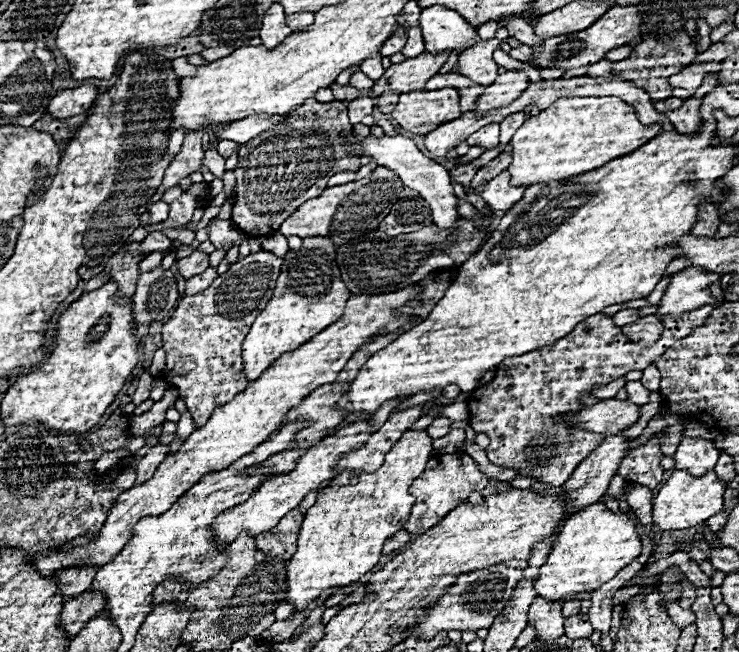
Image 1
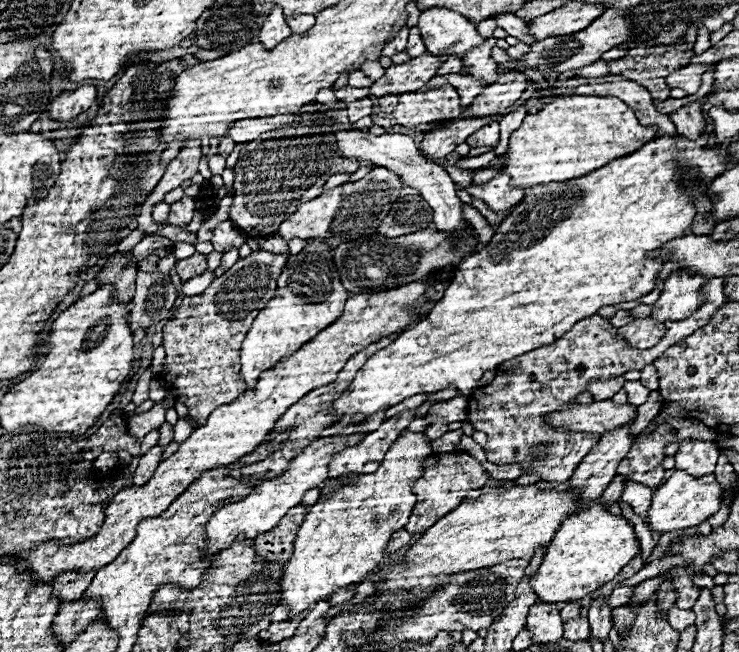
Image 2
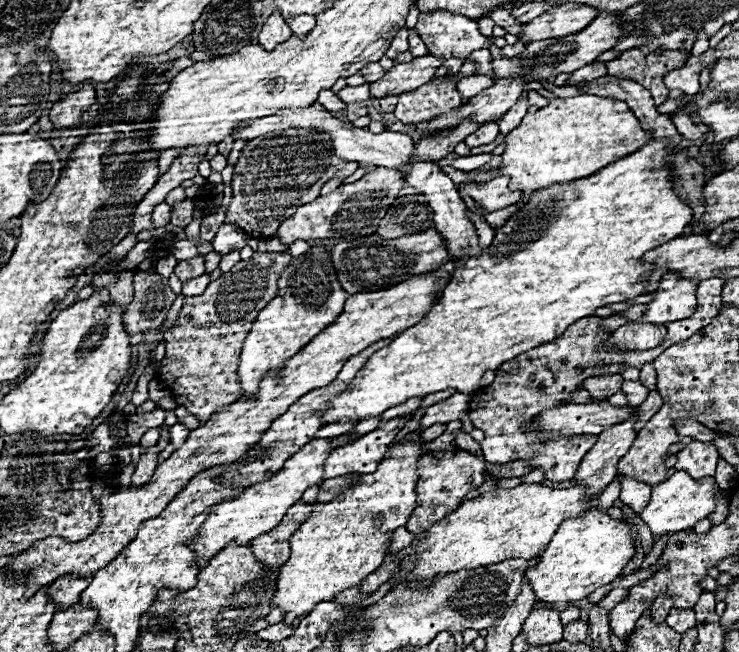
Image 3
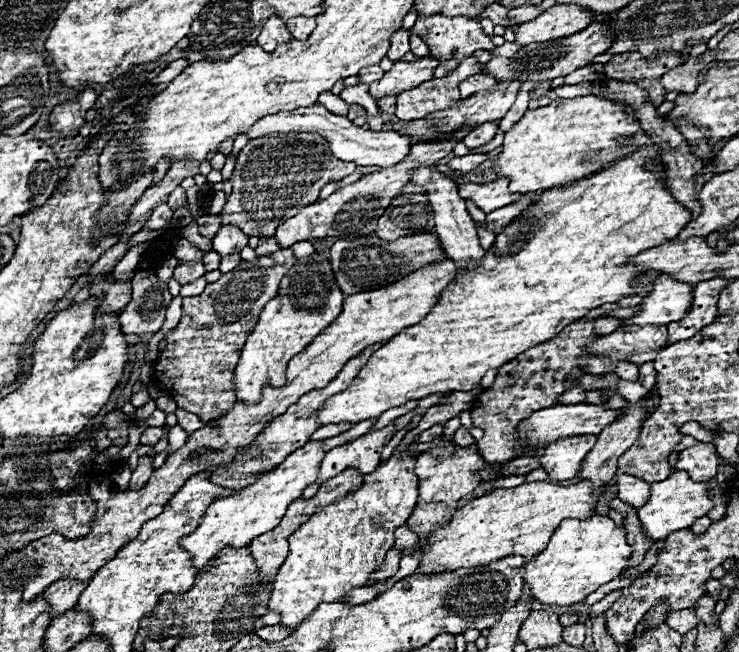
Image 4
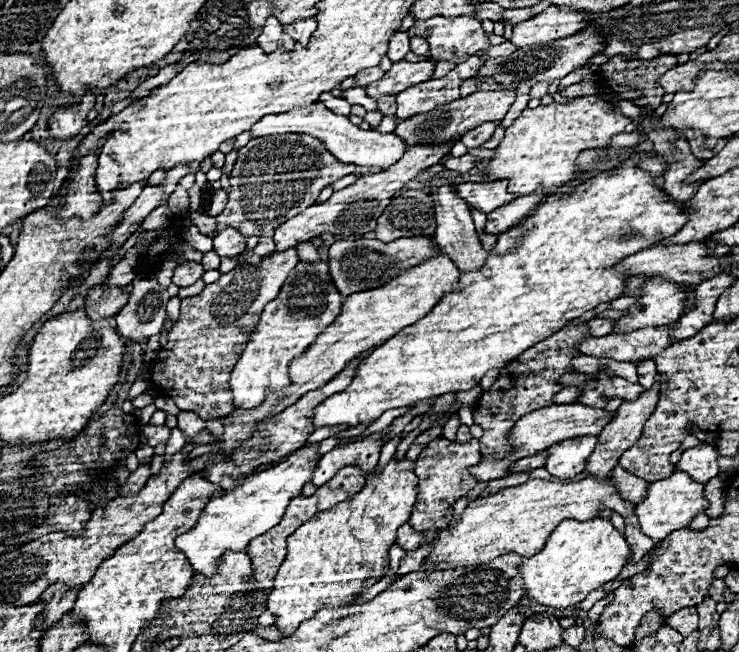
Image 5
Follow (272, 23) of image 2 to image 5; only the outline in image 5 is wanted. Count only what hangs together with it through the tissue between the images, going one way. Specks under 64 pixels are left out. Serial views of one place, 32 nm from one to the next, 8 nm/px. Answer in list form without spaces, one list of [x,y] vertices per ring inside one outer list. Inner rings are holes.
[[[268,18],[266,20],[266,24],[264,24],[264,28],[262,28],[262,34],[256,38],[256,44],[264,50],[264,52],[274,52],[278,46],[288,46],[288,44],[292,44],[292,40],[290,40],[290,36],[286,36],[286,30],[284,30],[284,26],[280,24],[280,20],[276,20],[276,18]]]

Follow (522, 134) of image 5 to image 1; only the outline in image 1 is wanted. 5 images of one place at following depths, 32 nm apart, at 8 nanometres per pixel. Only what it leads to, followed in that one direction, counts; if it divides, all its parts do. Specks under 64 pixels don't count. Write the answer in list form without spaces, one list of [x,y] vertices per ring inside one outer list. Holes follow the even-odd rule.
[[[614,96],[558,98],[538,116],[524,120],[512,136],[512,164],[508,166],[508,172],[512,174],[510,184],[532,186],[590,172],[618,156],[634,152],[652,140],[660,128],[662,124],[640,124],[636,110]]]

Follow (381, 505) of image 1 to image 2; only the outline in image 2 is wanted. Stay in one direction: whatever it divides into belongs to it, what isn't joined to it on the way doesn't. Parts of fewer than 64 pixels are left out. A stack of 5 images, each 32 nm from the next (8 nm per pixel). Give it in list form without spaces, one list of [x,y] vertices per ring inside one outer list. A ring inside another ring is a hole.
[[[406,432],[386,452],[376,472],[346,472],[338,478],[342,480],[342,488],[336,488],[326,498],[318,498],[306,514],[294,542],[294,554],[284,566],[280,604],[290,608],[290,618],[320,600],[328,600],[336,590],[358,584],[380,564],[390,536],[398,528],[404,528],[410,518],[416,504],[410,488],[422,474],[422,460],[430,454],[432,448],[426,434]]]

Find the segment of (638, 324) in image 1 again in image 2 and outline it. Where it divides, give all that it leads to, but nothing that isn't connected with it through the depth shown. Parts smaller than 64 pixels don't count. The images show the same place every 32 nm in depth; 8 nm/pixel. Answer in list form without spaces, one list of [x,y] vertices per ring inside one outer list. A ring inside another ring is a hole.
[[[638,318],[618,328],[618,336],[636,348],[650,348],[658,344],[664,332],[666,332],[664,324],[658,324],[658,320],[650,320],[650,318]]]

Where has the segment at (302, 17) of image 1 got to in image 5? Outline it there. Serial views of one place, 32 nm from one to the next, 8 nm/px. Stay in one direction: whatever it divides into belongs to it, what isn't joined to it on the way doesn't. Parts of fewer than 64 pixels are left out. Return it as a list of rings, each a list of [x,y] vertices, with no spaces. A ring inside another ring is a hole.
[[[306,18],[306,20],[294,20],[294,24],[288,24],[286,32],[292,36],[292,40],[300,42],[302,46],[306,46],[306,42],[312,36],[314,28],[316,28],[316,20],[314,18]]]

